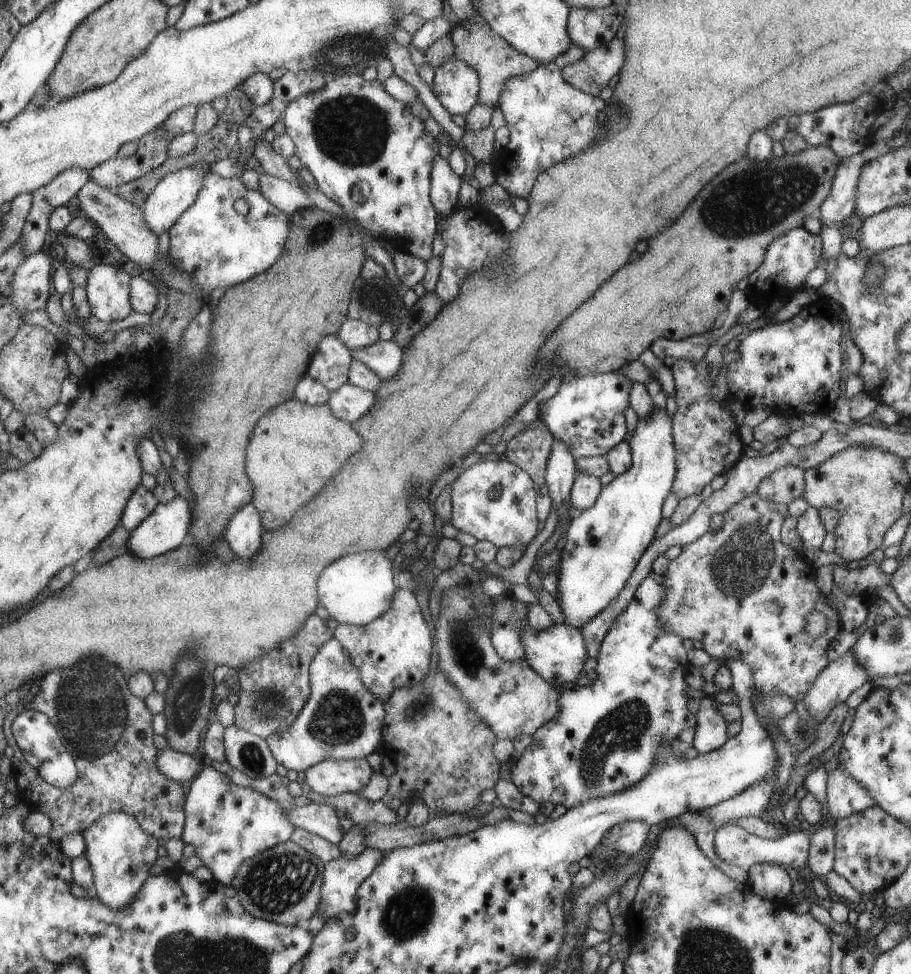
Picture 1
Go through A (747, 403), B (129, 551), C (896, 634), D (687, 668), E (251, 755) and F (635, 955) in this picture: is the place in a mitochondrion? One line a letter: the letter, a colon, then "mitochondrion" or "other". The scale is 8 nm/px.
A: other
B: other
C: mitochondrion
D: other
E: mitochondrion
F: other

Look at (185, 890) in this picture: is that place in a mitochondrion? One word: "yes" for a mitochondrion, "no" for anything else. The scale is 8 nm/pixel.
no

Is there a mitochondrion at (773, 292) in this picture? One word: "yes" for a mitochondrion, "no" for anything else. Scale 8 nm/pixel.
no

